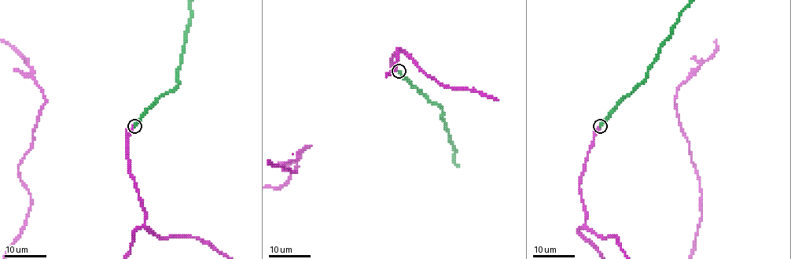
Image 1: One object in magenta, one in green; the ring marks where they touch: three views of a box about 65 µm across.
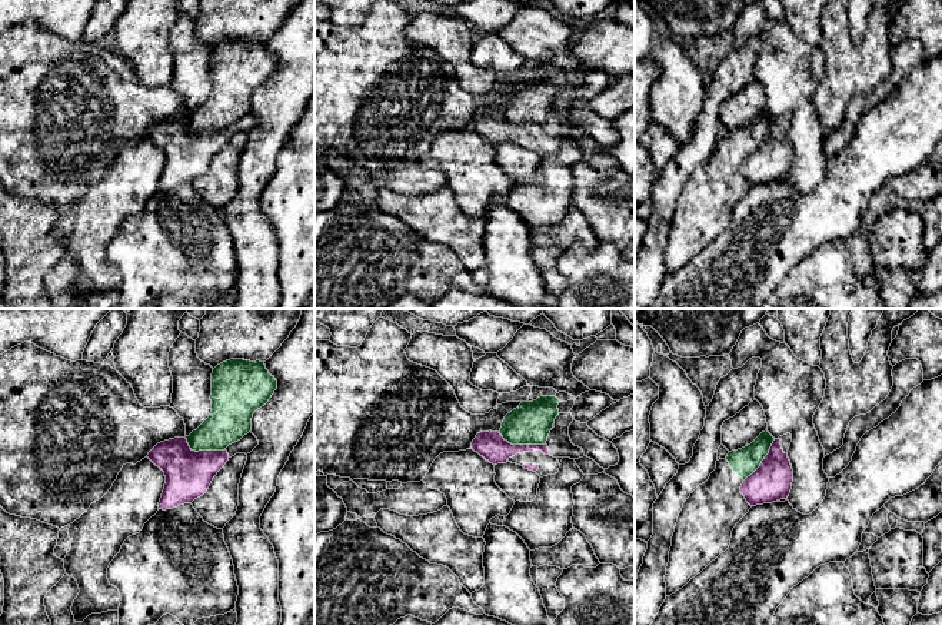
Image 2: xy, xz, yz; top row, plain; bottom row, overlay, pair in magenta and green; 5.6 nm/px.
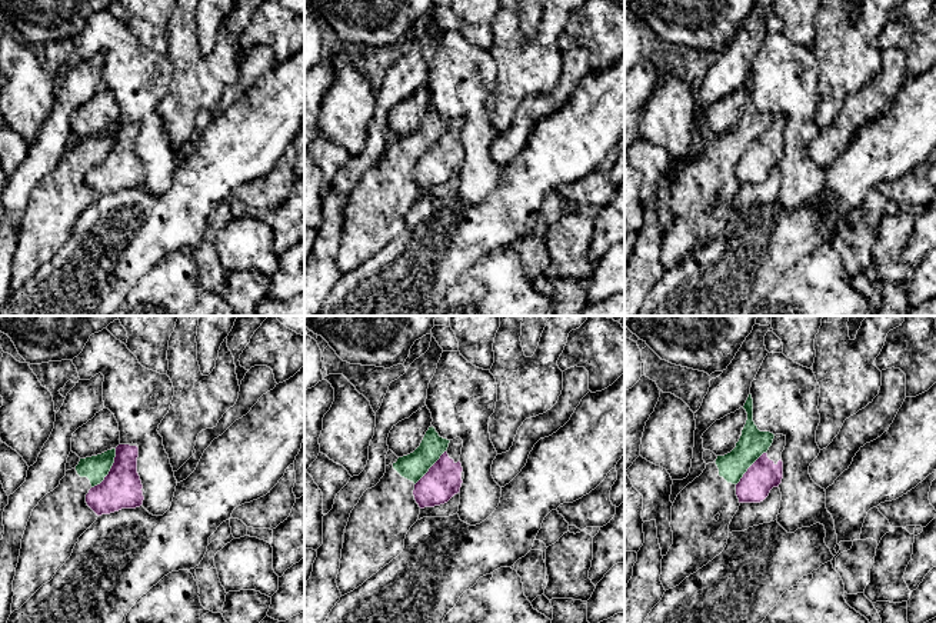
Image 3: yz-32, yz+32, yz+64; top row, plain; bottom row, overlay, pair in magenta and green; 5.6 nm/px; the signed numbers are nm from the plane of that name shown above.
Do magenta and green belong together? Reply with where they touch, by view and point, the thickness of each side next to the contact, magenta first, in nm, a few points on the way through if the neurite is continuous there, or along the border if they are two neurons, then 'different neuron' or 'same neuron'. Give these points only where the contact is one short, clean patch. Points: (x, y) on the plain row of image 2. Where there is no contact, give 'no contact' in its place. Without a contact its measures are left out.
contact xz (522, 125); calibres 160 and 240 nm; border xz (498, 112), (512, 123), (545, 123); different neuron

